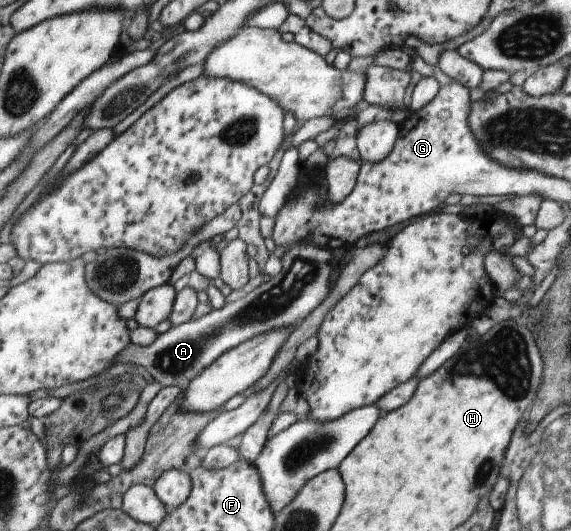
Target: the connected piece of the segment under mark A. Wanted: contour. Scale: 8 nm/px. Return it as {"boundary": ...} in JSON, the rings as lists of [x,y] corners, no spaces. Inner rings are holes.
{"boundary":[[[307,243],[293,245],[283,254],[281,260],[281,271],[268,282],[263,281],[242,298],[225,303],[223,308],[211,309],[200,318],[173,325],[149,346],[140,347],[131,343],[119,354],[114,364],[130,362],[143,366],[162,387],[178,386],[184,391],[198,374],[227,352],[229,346],[241,344],[273,329],[295,328],[326,299],[330,291],[331,269],[337,261],[333,260],[330,250]]]}

